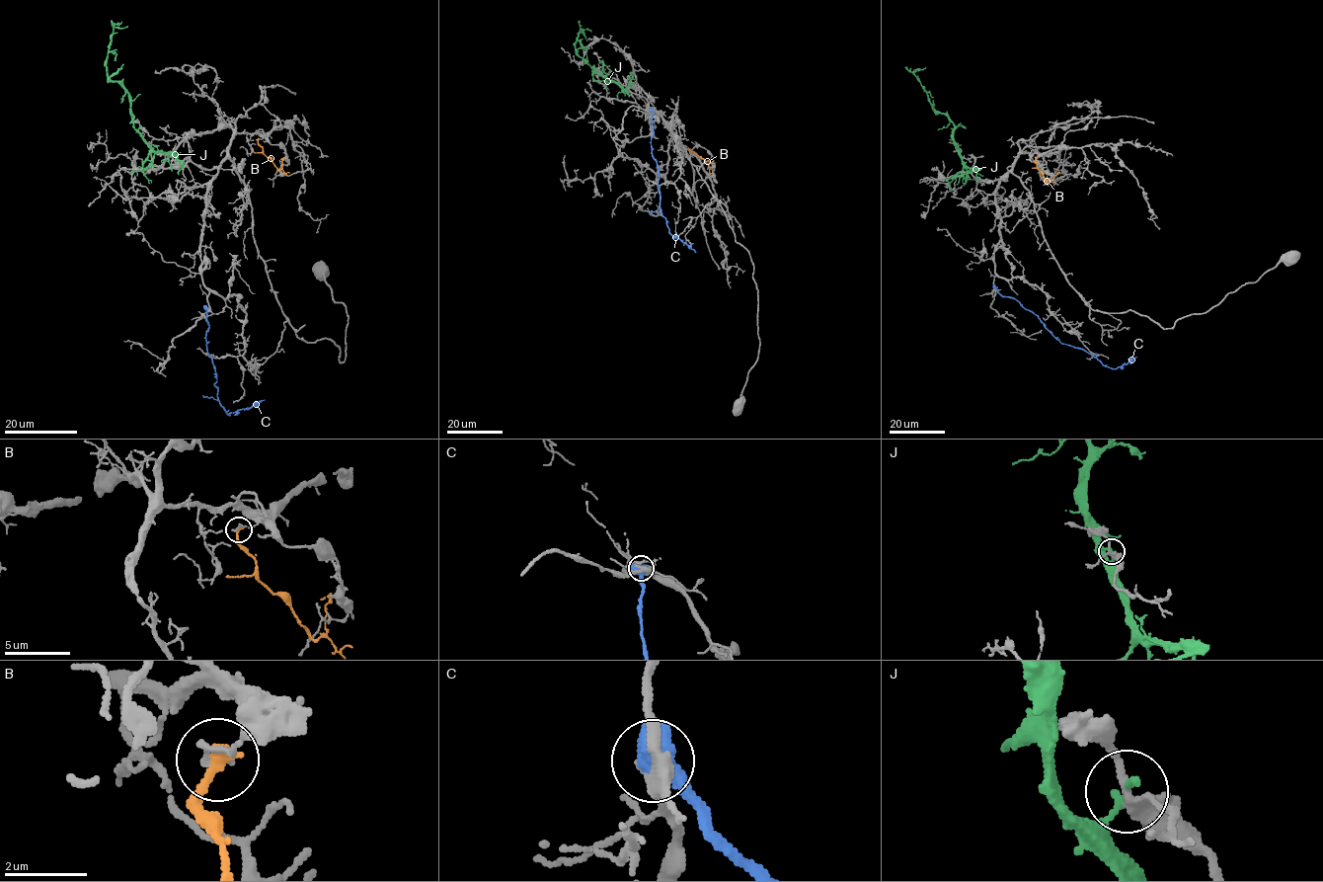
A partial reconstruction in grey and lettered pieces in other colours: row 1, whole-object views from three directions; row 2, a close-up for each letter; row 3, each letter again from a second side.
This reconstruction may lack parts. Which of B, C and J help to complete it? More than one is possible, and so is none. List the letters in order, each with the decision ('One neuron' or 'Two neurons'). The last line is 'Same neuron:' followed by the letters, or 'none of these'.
B: Two neurons
C: Two neurons
J: Two neurons
Same neuron: none of these

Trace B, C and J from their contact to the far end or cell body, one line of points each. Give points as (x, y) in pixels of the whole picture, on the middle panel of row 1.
B: (691, 151), (709, 162), (708, 175)
C: (652, 109), (651, 150), (658, 165), (661, 215), (669, 231), (695, 253)
J: (601, 74), (578, 54), (575, 45), (580, 29), (586, 40)

